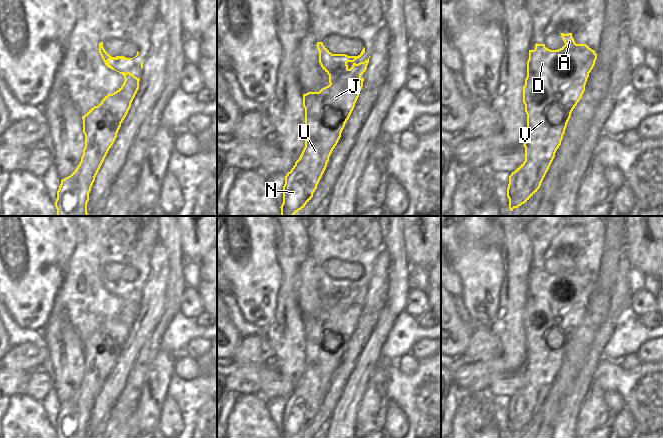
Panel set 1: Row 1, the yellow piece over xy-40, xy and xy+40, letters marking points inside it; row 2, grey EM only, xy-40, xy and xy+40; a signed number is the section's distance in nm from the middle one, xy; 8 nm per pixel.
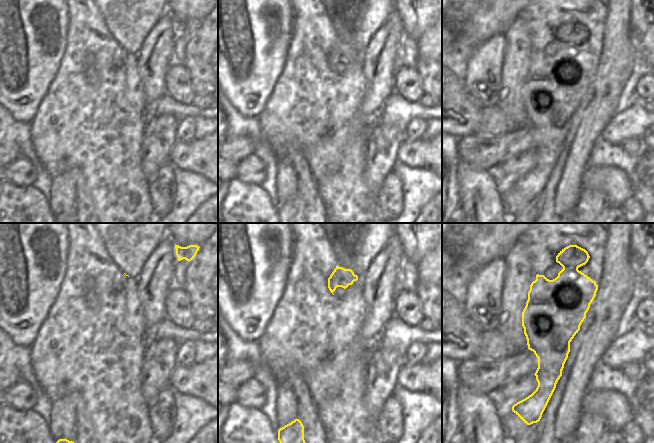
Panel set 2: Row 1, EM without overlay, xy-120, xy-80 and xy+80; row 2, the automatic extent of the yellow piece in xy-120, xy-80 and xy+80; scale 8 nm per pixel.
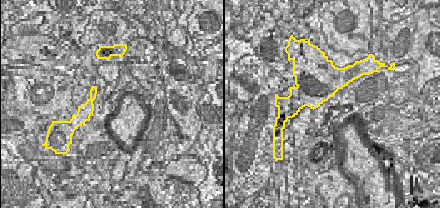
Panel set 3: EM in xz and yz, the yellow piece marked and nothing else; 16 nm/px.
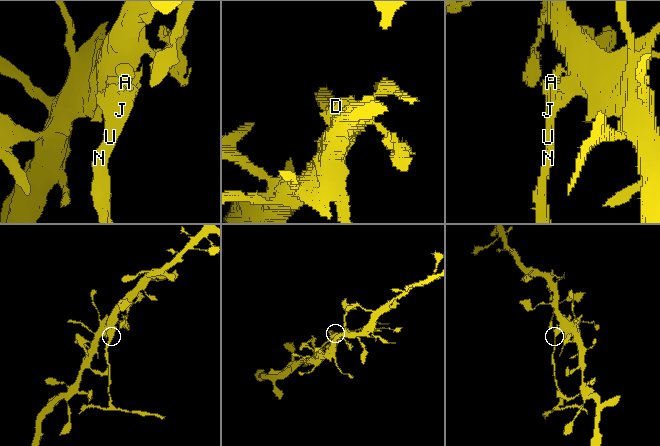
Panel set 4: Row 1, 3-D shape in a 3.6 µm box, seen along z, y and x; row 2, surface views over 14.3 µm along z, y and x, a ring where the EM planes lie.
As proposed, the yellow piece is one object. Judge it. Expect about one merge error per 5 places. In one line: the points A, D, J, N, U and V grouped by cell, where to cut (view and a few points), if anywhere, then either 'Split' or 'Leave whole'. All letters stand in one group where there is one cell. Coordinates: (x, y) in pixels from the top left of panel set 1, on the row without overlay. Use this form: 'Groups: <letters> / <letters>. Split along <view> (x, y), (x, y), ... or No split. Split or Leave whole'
Groups: A D / J N U V. Split along xy+40 (585, 305), (573, 298), (553, 301), (550, 320), (525, 332). Split

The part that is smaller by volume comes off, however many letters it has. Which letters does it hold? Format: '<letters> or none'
J, N, U, V

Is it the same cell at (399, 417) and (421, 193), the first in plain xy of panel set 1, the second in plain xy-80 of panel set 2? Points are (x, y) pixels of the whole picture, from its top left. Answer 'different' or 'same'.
different

